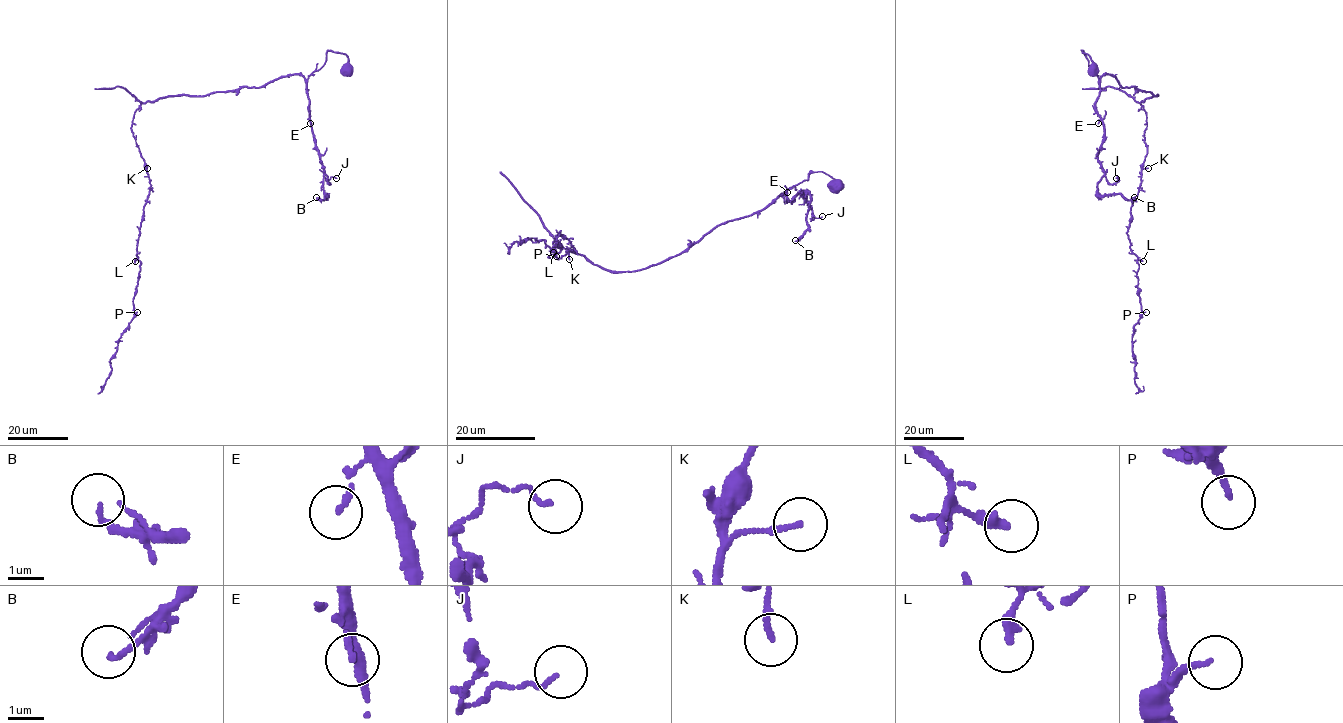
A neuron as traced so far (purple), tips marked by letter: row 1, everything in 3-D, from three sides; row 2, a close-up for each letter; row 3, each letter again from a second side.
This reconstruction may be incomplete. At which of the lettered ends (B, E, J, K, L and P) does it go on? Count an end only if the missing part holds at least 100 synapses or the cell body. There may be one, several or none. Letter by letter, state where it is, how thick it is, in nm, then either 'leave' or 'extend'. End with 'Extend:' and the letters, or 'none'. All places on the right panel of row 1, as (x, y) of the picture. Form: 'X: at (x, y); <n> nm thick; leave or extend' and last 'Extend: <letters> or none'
B: at (1134, 197); 150 nm thick; leave
E: at (1098, 123); 150 nm thick; leave
J: at (1116, 178); 100 nm thick; leave
K: at (1148, 168); 130 nm thick; leave
L: at (1143, 261); 320 nm thick; leave
P: at (1146, 312); 150 nm thick; leave
Extend: none

